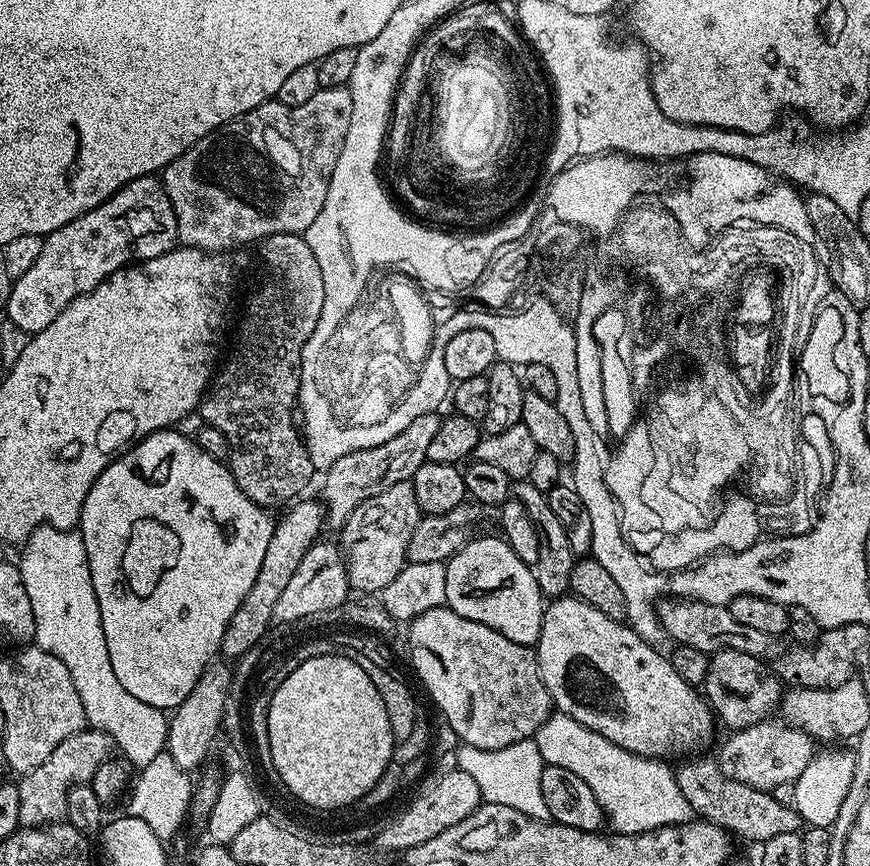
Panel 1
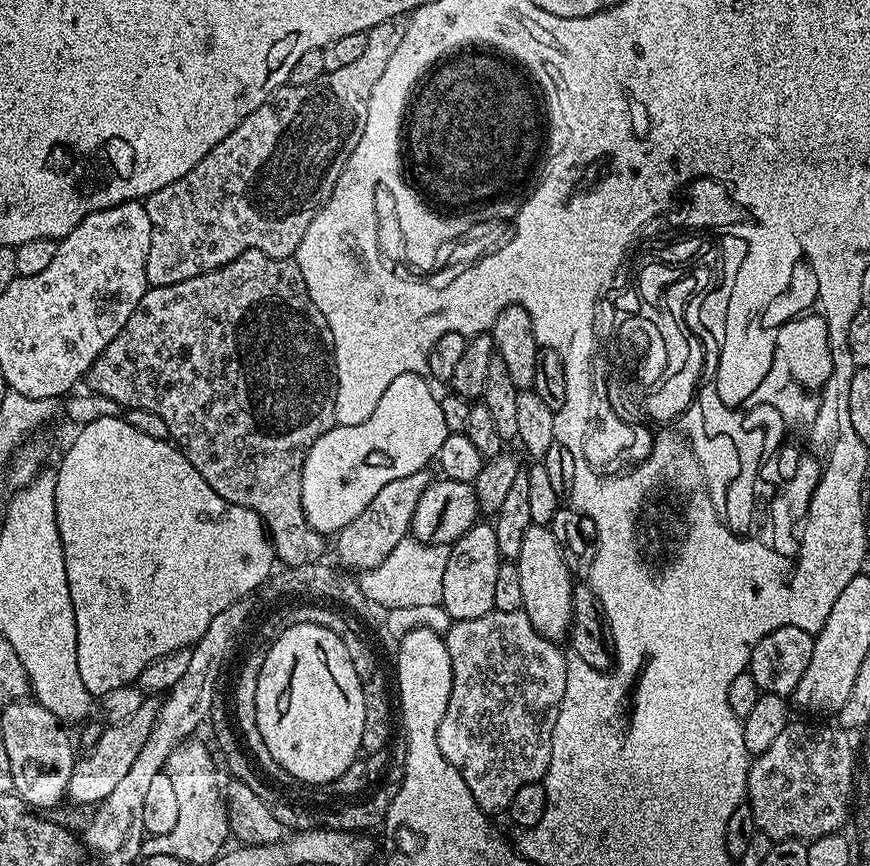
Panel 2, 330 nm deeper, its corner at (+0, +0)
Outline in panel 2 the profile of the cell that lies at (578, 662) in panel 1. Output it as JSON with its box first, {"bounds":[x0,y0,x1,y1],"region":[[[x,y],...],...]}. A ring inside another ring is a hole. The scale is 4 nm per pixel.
{"bounds":[514,524,574,641],"region":[[[533,524],[526,530],[522,542],[522,554],[514,561],[518,570],[518,579],[522,581],[522,611],[530,618],[534,630],[547,640],[563,641],[568,635],[568,627],[572,621],[572,589],[574,577],[562,558],[562,546],[558,546],[558,538],[554,538],[551,527]]]}

